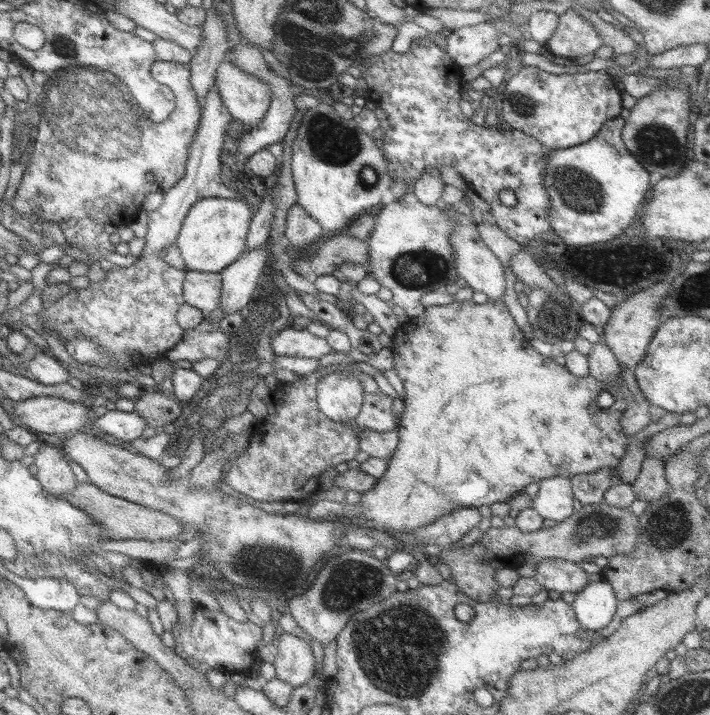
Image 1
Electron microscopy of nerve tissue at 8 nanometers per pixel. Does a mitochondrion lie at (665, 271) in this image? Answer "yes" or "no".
no

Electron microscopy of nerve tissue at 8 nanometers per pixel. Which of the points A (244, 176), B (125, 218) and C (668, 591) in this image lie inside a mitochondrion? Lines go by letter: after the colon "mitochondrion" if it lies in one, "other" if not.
A: other
B: other
C: other

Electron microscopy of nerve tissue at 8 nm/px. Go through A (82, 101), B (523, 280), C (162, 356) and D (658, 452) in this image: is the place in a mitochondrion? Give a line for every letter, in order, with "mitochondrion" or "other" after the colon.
A: mitochondrion
B: other
C: other
D: other

